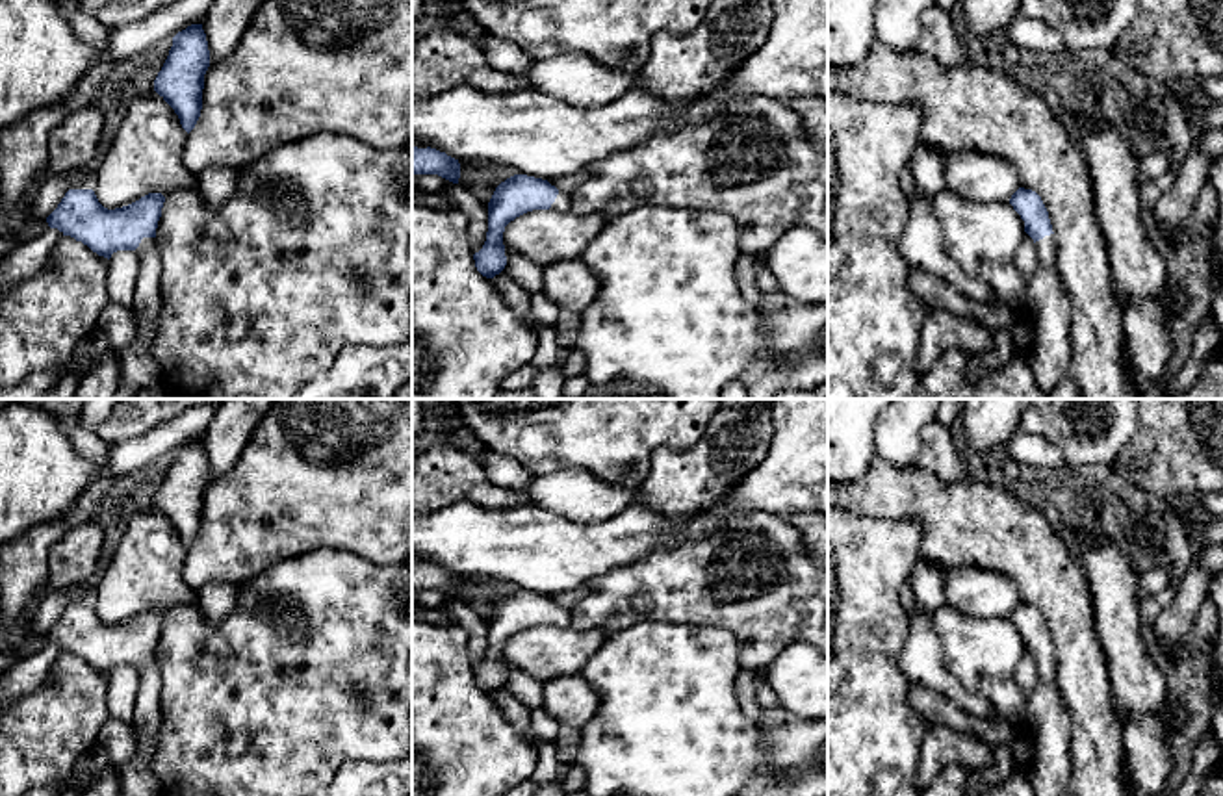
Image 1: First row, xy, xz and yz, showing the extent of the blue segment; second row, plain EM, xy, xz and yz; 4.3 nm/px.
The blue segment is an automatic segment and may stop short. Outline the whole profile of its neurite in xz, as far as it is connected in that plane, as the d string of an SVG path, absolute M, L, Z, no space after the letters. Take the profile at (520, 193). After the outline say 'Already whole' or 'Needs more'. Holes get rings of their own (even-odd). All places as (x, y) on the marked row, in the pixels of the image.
M514 174L501 182L488 202L488 232L479 252L473 254L477 271L494 278L507 265L503 232L516 217L533 210L572 210L572 195L559 191L547 180Z. Needs more

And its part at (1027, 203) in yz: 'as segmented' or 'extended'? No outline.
extended

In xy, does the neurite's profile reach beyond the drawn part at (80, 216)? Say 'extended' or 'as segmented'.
extended

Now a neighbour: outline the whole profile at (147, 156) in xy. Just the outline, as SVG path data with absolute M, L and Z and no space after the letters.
M154 91L135 98L93 178L98 202L115 210L148 193L197 189L197 174L184 161L186 141L187 132L163 96Z

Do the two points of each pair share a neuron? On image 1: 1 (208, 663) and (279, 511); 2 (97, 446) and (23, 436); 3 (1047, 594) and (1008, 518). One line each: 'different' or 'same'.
1: different
2: different
3: same

